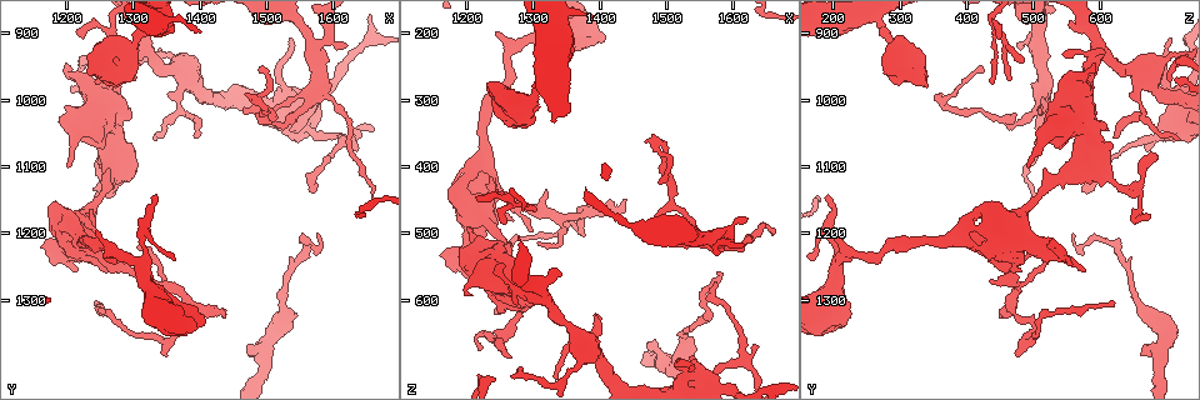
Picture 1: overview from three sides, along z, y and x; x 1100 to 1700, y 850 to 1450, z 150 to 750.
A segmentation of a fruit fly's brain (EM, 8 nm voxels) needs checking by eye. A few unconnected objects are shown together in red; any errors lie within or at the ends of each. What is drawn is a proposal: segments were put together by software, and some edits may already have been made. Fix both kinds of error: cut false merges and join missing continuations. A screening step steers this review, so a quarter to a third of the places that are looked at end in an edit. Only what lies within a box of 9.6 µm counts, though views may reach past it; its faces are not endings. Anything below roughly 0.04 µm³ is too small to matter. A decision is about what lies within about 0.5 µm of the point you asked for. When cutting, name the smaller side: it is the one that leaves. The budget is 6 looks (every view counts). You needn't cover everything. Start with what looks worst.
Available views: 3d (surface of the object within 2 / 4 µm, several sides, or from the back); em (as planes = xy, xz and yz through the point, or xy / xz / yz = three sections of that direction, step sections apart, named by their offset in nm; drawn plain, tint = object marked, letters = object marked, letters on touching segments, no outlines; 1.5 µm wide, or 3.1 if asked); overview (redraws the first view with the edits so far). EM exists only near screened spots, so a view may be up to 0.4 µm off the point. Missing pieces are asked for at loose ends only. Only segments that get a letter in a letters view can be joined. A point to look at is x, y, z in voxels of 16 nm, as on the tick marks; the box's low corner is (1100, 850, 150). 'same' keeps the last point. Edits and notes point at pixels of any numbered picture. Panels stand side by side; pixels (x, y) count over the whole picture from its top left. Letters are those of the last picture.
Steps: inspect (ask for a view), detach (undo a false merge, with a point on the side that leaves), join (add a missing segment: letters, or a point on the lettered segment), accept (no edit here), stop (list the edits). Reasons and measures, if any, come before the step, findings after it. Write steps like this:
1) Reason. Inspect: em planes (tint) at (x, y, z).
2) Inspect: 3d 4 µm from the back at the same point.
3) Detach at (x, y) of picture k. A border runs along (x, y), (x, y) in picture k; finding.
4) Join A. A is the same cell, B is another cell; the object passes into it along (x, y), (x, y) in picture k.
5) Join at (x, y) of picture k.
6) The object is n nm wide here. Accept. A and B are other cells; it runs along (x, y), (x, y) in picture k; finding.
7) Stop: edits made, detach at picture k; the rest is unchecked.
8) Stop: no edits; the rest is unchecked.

Tapers out. Inspect: 3d 2 µm at (1240, 1300, 625).

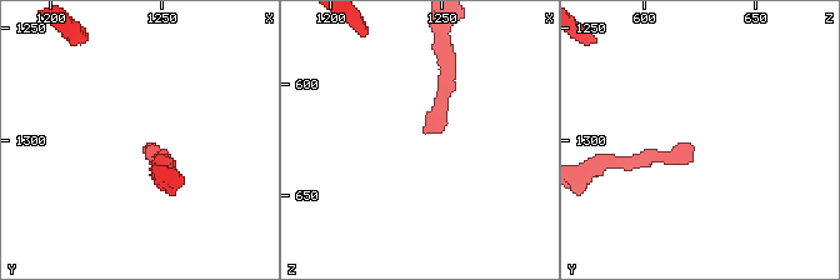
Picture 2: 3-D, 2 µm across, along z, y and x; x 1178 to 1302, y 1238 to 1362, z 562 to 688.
Shape alone is not enough. Inspect: em xz step 8 (letters) at (1241, 1304, 624).

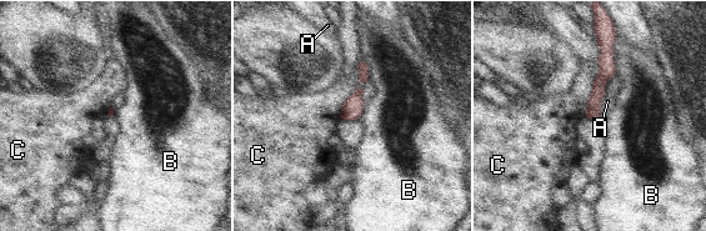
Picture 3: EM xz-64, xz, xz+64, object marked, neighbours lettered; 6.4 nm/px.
Cut it another way. Inspect: em planes (letters) at the same point.

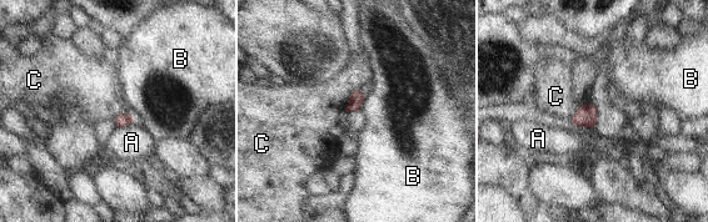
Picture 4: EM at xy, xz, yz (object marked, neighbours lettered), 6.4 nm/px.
The object is 90 nm wide here; the longest contact is with C, 160 nm. Accept. A, B and C are other cells; no lettered segment goes on from it.

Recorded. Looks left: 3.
Free end. Inspect: 3d 4 µm from the back at (1470, 1370, 660).

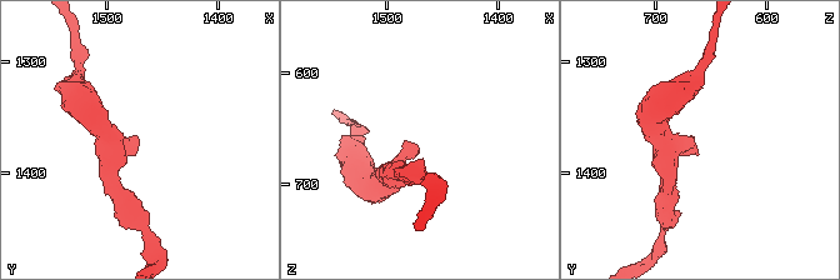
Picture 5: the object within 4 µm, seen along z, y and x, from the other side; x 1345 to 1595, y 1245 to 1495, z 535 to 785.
Shape alone is not enough. Inspect: em planes (tint) at (1472, 1372, 666).

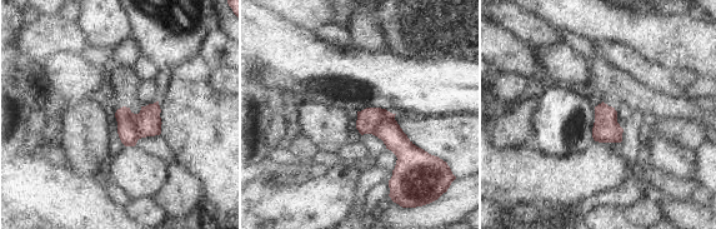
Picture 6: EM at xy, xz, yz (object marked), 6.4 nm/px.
See the neighbours. Inspect: em planes (letters) at the same point.

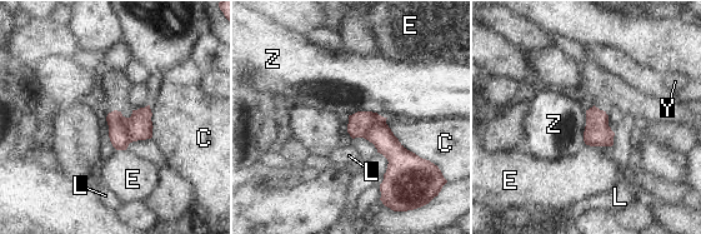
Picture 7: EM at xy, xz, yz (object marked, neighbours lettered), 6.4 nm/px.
Accept. C, E, L, Y and Z are other cells; it runs along (360, 114), (394, 152), (382, 188) in picture 7; none of them fits.

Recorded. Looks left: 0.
Stop: no edits; the rest is unchecked.

